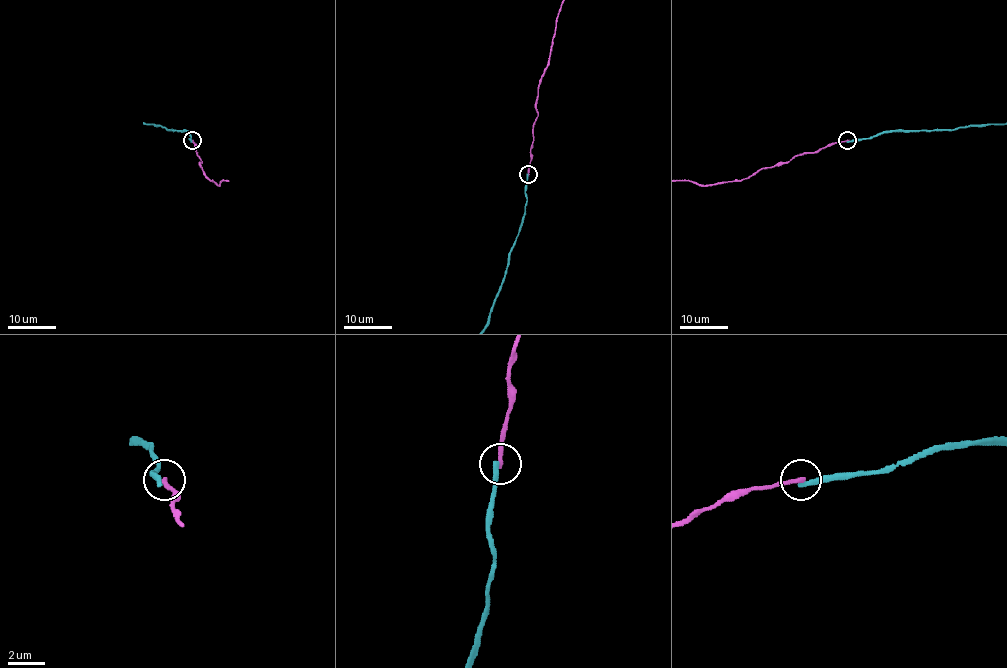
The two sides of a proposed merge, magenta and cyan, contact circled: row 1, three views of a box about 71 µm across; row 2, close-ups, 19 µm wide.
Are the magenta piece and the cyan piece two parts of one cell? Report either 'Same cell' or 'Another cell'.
Another cell

